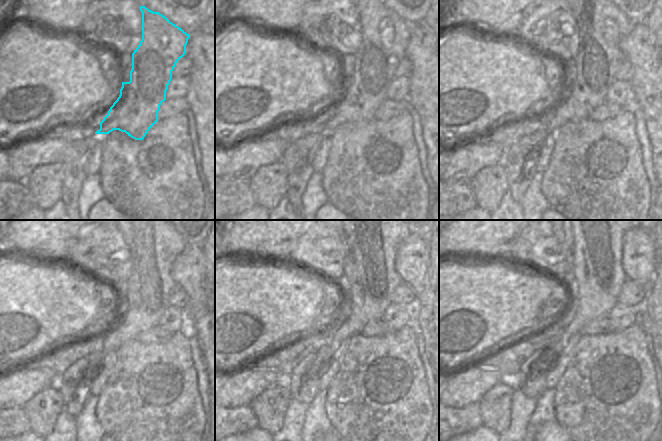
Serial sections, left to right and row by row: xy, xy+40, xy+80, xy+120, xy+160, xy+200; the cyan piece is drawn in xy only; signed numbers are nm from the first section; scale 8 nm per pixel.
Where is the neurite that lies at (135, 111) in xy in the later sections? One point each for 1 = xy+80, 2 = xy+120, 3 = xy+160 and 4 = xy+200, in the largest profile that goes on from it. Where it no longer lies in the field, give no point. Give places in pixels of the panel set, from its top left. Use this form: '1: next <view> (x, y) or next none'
1: next xy+80 (602, 25)
2: next xy+120 (154, 244)
3: next xy+160 (370, 278)
4: next xy+200 (597, 275)

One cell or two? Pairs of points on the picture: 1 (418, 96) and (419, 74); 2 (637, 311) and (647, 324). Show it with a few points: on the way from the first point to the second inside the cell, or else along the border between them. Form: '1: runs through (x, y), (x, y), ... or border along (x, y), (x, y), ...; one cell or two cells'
1: runs through (419, 91), (419, 79); one cell
2: border along (646, 300), (646, 308), (637, 323); two cells

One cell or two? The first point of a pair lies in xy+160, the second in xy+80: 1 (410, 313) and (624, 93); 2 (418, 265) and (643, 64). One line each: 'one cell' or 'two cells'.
1: one cell
2: one cell

